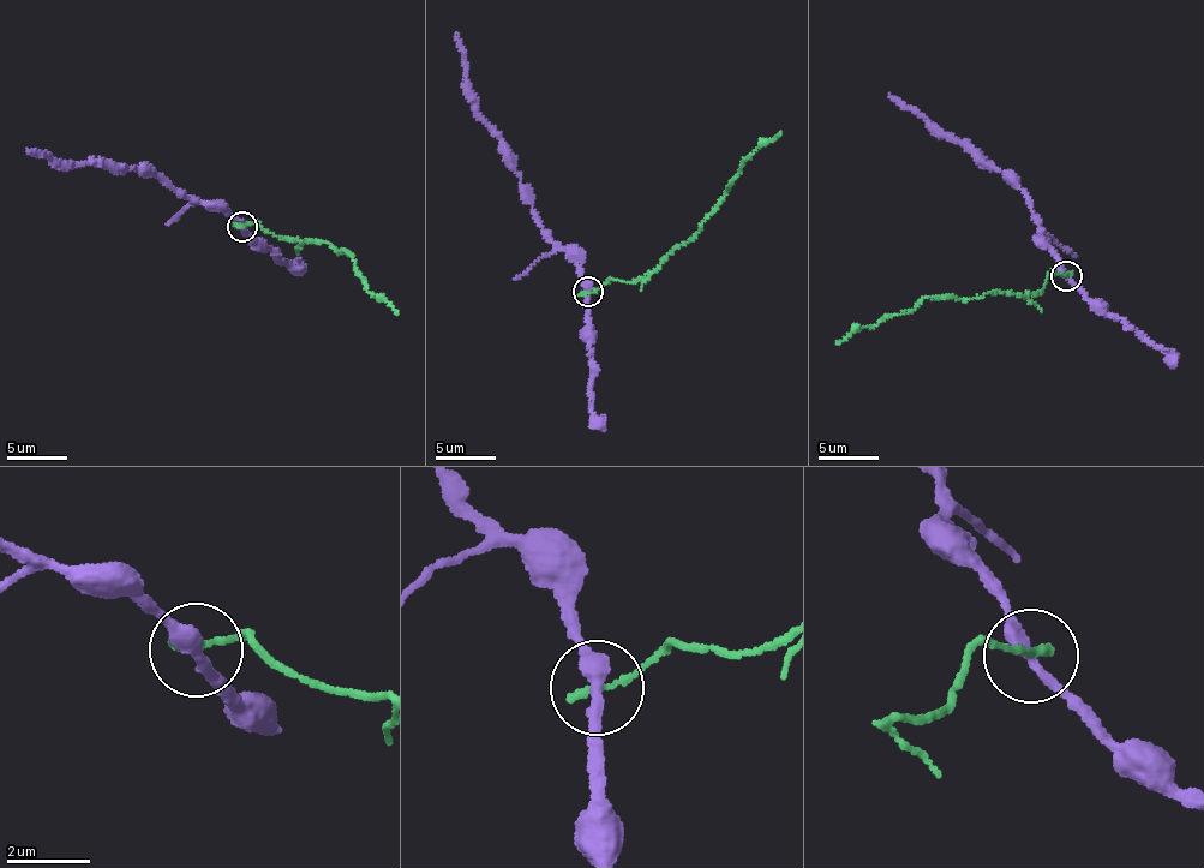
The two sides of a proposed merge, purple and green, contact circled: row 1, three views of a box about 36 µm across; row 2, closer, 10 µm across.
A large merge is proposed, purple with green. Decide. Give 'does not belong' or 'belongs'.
does not belong

